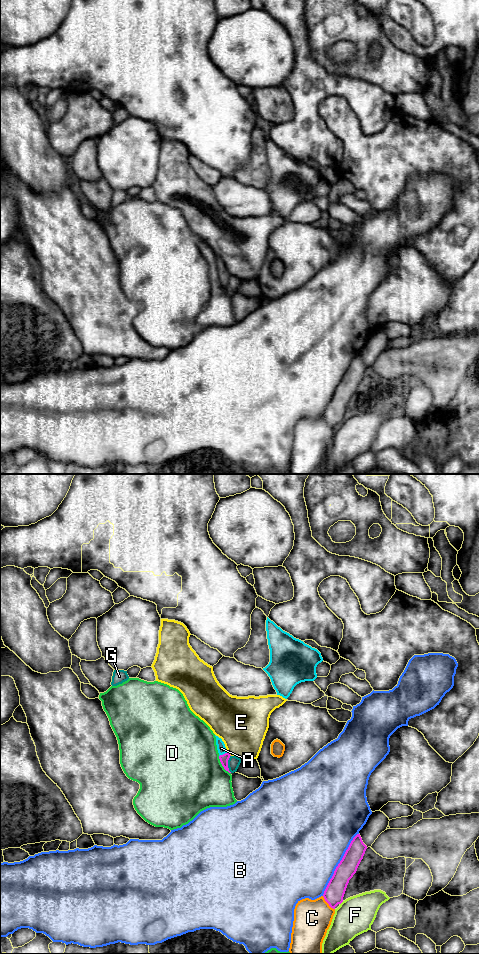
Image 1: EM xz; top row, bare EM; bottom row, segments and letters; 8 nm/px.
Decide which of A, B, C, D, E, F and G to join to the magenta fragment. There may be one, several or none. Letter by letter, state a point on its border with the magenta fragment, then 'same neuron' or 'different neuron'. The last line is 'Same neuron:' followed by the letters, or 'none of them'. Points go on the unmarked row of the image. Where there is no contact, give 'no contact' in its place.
A: xz (223, 274) | same neuron
B: xz (338, 384) | different neuron
C: xz (327, 422) | different neuron
D: xz (222, 285) | different neuron
E: xz (228, 273) | different neuron
F: xz (341, 422) | different neuron
G: xz (227, 284) | different neuron
Same neuron: A

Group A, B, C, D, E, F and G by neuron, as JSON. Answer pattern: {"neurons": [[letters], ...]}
{"neurons": [["A"], ["B"], ["C"], ["D"], ["E"], ["F"], ["G"]]}

